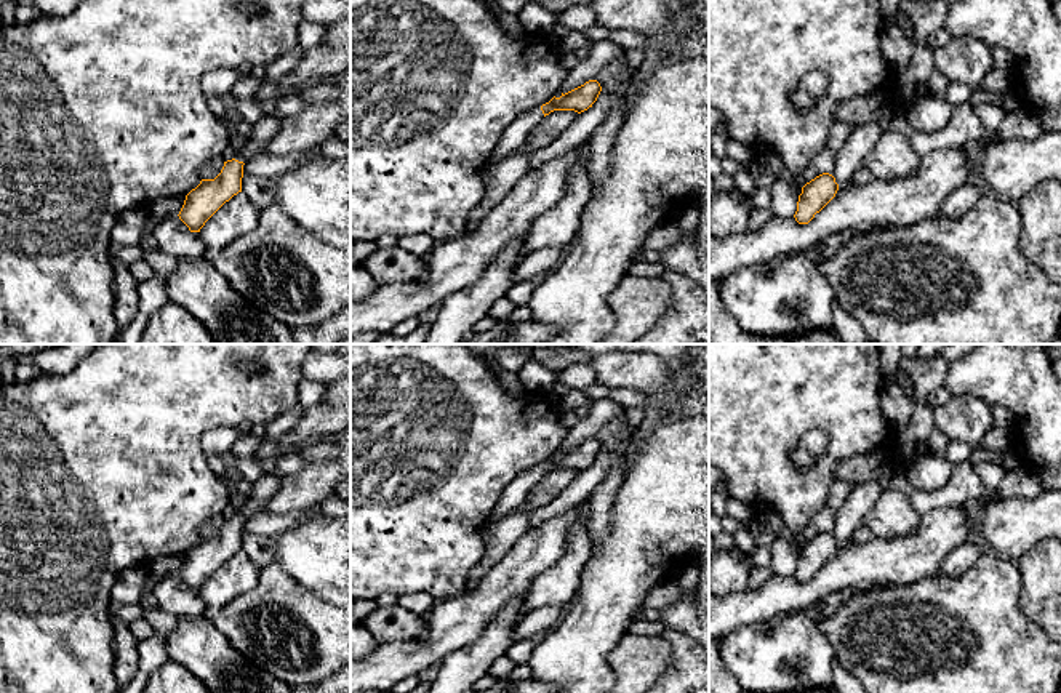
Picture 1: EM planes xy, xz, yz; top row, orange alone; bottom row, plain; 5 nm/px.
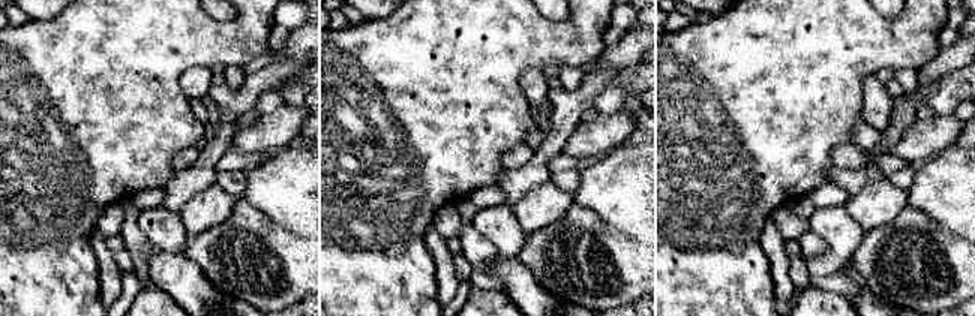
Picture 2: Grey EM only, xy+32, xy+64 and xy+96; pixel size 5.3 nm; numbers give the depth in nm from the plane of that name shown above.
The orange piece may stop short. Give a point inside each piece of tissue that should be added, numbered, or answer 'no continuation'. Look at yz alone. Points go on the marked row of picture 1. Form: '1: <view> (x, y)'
no continuation

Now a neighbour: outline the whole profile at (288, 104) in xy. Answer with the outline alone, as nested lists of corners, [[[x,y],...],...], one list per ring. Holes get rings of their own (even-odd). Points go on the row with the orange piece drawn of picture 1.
[[[291,91],[286,94],[282,94],[277,102],[275,115],[282,120],[286,120],[290,117],[294,117],[301,112],[302,106],[306,102],[306,98],[301,91]]]

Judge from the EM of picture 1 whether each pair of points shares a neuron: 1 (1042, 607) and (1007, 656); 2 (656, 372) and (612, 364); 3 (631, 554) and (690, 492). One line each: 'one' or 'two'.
1: two
2: one
3: one

